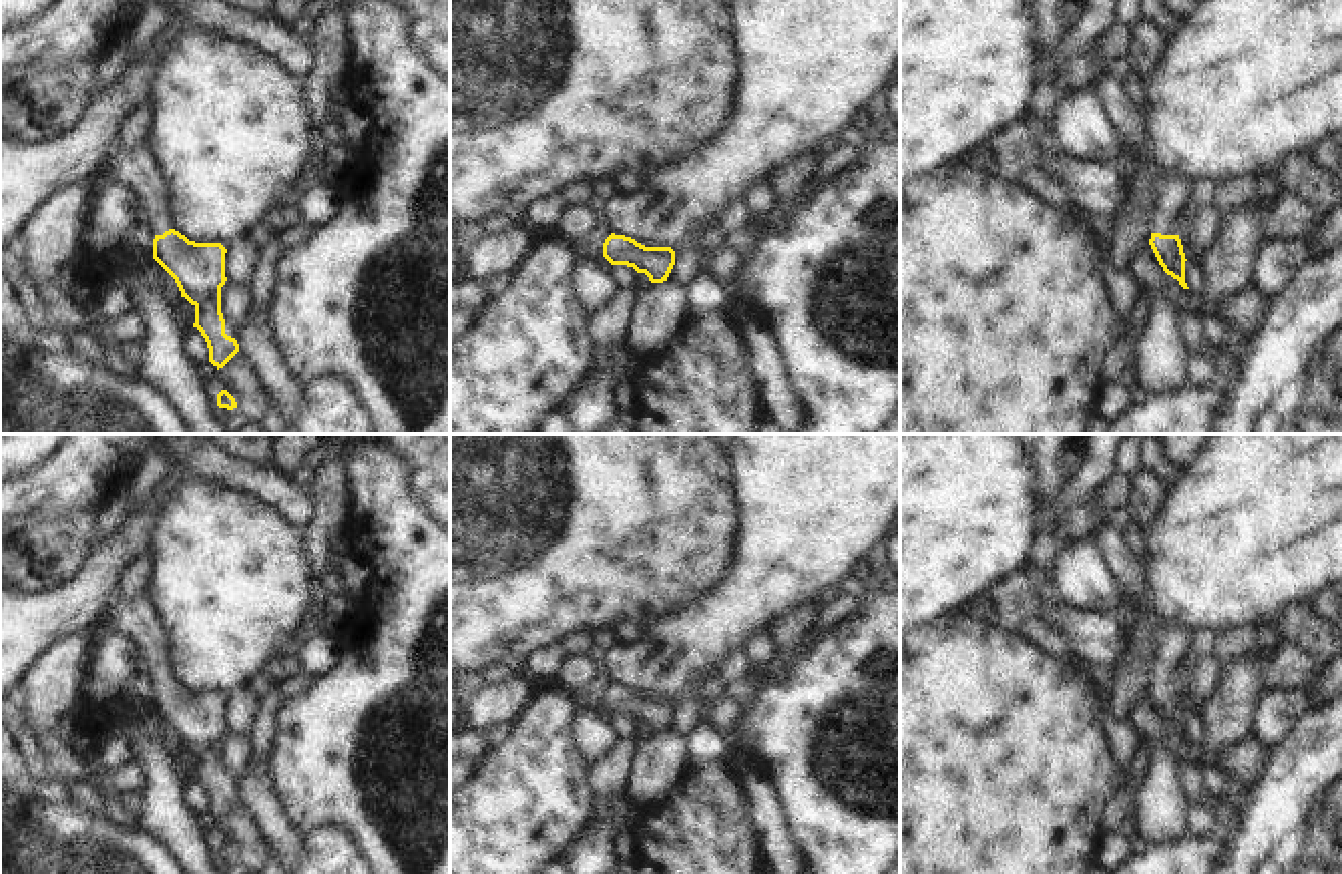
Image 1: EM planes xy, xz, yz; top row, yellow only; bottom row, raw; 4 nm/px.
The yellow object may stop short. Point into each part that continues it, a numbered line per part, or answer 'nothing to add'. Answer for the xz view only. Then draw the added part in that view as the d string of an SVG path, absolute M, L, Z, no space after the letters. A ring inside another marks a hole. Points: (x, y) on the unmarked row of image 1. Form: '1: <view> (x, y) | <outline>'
nothing to add

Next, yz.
1: yz (1172, 651) | M1165 625L1155 631L1151 661L1151 681L1161 685L1179 685L1179 673L1189 667L1201 641L1187 631Z

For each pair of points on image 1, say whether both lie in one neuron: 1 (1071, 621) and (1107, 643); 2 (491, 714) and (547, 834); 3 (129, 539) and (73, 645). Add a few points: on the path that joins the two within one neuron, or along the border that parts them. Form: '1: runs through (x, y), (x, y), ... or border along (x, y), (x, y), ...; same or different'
1: runs through (1079, 625), (1099, 637); same
2: border along (531, 700), (511, 722); different
3: border along (103, 615), (59, 635), (43, 651); different

